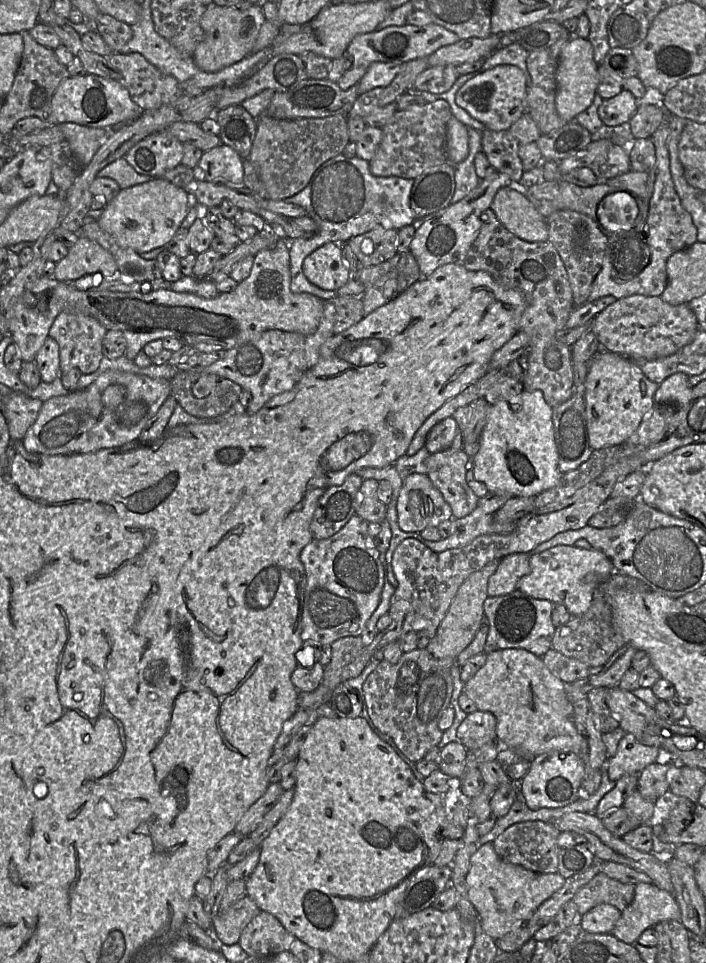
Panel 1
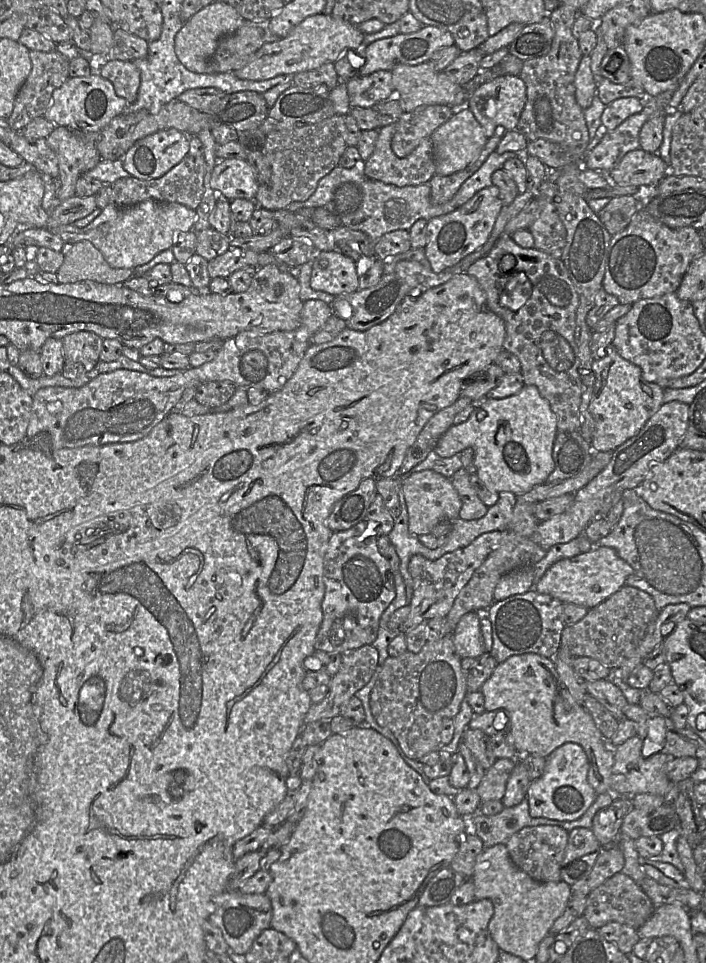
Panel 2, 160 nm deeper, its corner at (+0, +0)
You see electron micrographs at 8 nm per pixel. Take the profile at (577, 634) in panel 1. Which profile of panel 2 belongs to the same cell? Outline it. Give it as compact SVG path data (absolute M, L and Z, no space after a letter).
M624 585L601 604L589 609L579 622L566 626L562 632L560 647L574 657L592 658L614 670L634 653L658 612L653 598L648 593Z

